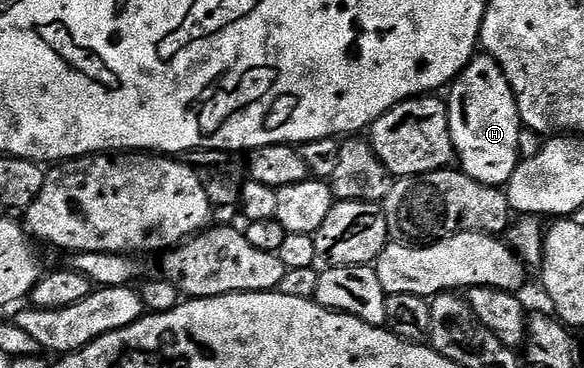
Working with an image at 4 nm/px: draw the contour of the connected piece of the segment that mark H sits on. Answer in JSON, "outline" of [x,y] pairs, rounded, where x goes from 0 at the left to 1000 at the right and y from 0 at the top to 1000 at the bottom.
{"outline":[[[818,147],[783,207],[769,253],[765,288],[772,383],[788,462],[836,508],[870,500],[889,446],[885,418],[892,410],[896,337],[885,269],[861,188],[841,152]]]}

